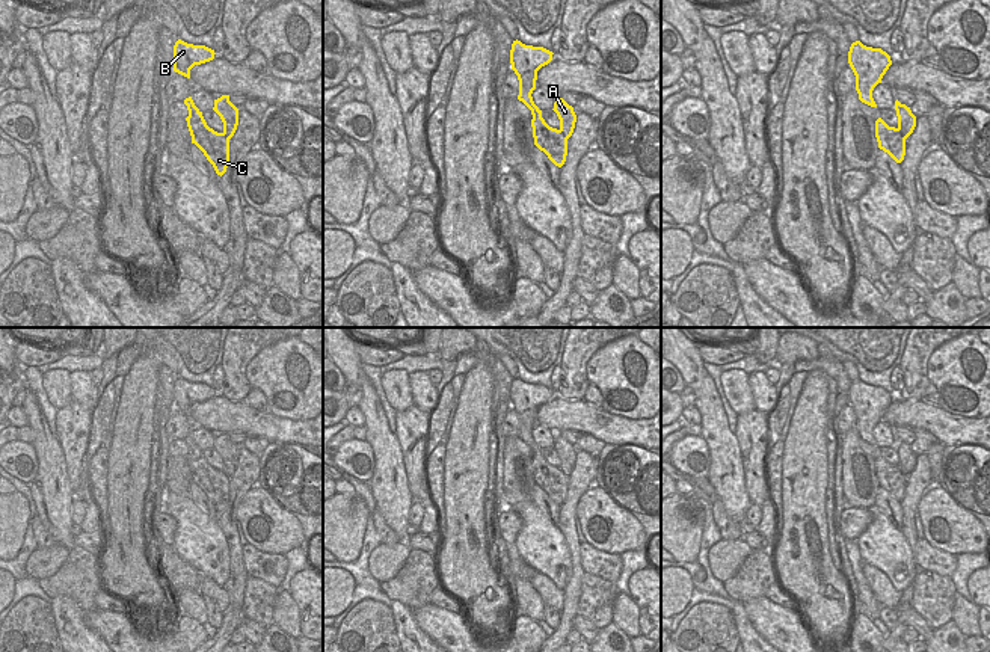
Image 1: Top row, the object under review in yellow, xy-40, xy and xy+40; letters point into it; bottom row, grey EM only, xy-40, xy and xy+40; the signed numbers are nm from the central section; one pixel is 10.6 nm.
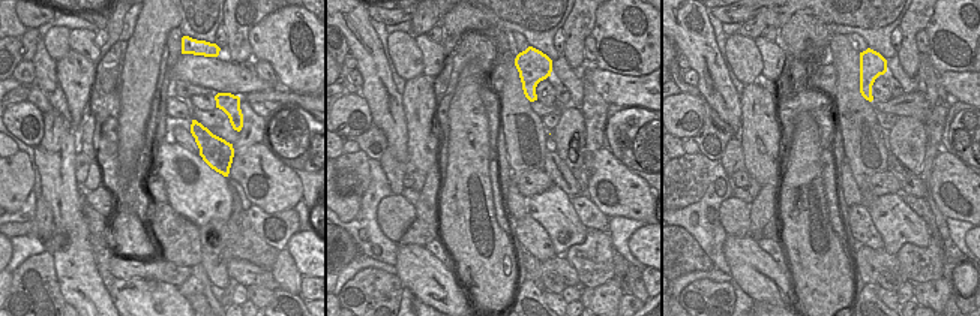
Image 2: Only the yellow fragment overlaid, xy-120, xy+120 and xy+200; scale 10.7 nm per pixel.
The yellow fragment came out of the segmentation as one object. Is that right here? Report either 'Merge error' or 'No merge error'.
No merge error.

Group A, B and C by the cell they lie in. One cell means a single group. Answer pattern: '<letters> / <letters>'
A B C

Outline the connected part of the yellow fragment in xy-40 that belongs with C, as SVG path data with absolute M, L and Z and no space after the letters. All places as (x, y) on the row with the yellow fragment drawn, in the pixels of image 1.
M222 95L214 100L213 110L223 122L223 131L217 133L210 128L202 116L202 112L195 106L192 97L184 100L189 116L187 127L195 143L213 165L217 175L226 172L229 163L229 139L234 136L238 125L238 109L229 101L229 95Z

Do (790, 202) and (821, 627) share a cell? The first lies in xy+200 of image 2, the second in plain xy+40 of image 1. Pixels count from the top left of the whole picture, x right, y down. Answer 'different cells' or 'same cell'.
same cell

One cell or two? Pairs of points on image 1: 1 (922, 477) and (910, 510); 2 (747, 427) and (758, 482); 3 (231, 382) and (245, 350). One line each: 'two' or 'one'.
1: one
2: one
3: one

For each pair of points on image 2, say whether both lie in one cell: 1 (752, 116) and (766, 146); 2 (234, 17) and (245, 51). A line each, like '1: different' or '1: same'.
1: same
2: same

